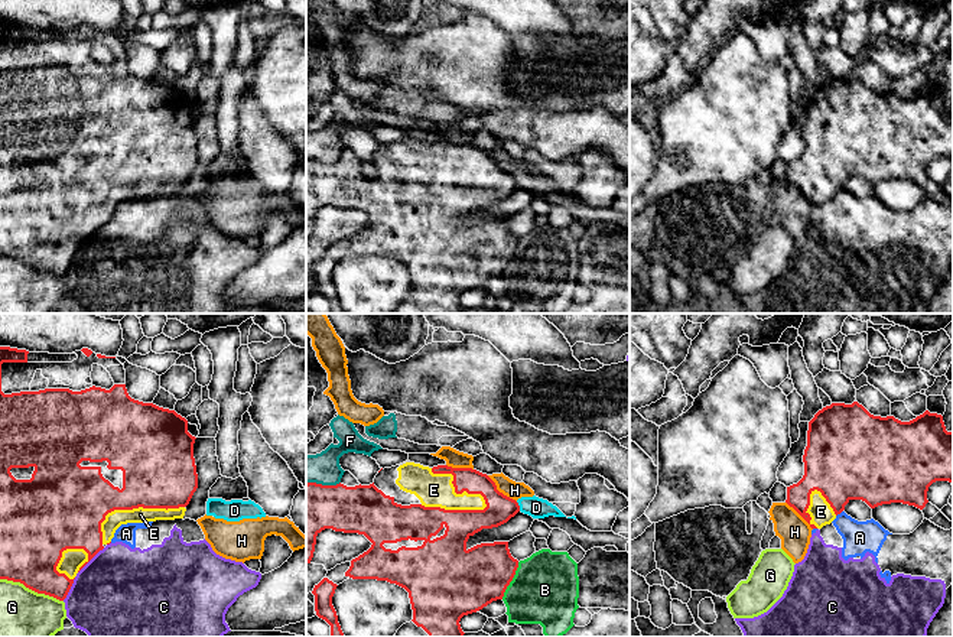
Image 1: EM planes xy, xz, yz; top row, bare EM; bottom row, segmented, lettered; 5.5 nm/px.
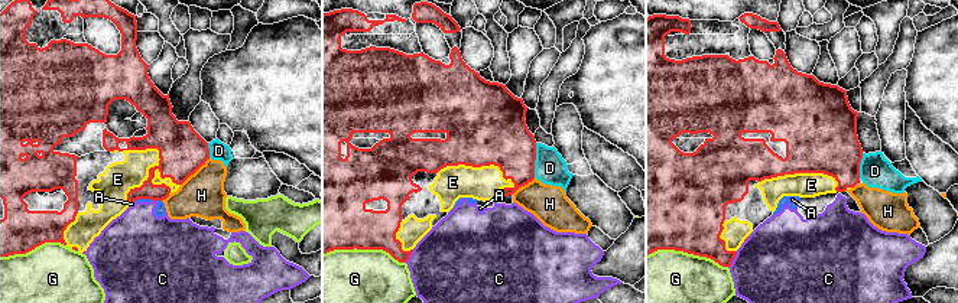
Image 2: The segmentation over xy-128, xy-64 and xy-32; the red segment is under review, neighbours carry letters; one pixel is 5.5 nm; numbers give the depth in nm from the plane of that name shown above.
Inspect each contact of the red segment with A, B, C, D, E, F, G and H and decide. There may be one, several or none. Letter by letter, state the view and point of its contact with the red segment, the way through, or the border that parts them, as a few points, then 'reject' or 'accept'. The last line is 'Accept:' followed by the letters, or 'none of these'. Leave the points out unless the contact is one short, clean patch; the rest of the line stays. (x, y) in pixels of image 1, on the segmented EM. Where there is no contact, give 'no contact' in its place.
A: meets red in yz at (839, 513); border along yz (842, 510), (836, 516); reject
B: meets red in xz at (511, 579); border along xz (519, 562), (514, 577), (501, 598); reject
C: meets red in xy at (91, 558); reject
D: meets red in xz at (519, 506); border along xz (516, 501), (520, 510); reject
E: meets red in xz at (455, 490); accept
F: meets red in xz at (321, 484); reject
G: meets red in xy at (32, 590); reject
H: meets red in xz at (498, 491); reject
Accept: E

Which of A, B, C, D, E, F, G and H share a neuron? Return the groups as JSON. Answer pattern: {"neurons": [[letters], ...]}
{"neurons": [["A", "C"], ["B"], ["D", "H"], ["E"], ["F"], ["G"]]}

